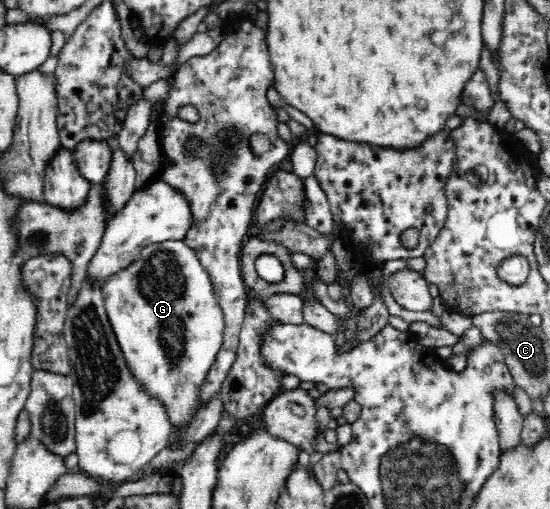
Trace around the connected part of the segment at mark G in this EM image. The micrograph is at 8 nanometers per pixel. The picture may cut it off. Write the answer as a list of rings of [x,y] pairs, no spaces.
[[[165,241],[158,242],[154,245],[150,245],[145,248],[141,253],[140,260],[131,264],[129,268],[123,269],[118,275],[111,277],[109,282],[102,286],[101,288],[103,294],[103,301],[105,304],[105,311],[107,312],[110,324],[116,333],[117,340],[119,341],[119,346],[125,355],[126,362],[130,362],[130,366],[134,366],[134,377],[156,397],[162,399],[162,403],[166,405],[168,409],[168,417],[172,421],[172,426],[180,425],[182,423],[188,423],[192,420],[191,414],[193,411],[193,406],[195,405],[195,400],[197,399],[197,392],[201,387],[202,379],[206,372],[209,371],[210,365],[216,360],[217,353],[220,352],[220,348],[223,344],[223,330],[225,327],[225,322],[223,321],[223,312],[216,300],[214,294],[214,288],[212,287],[212,282],[208,273],[204,270],[199,258],[190,247],[184,244],[183,241]]]

